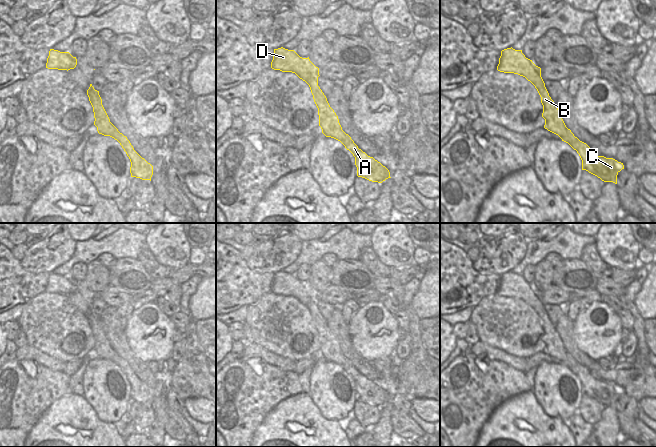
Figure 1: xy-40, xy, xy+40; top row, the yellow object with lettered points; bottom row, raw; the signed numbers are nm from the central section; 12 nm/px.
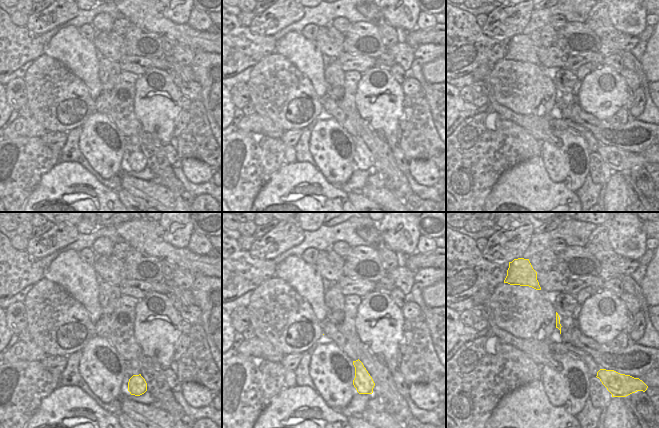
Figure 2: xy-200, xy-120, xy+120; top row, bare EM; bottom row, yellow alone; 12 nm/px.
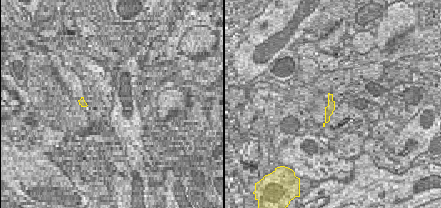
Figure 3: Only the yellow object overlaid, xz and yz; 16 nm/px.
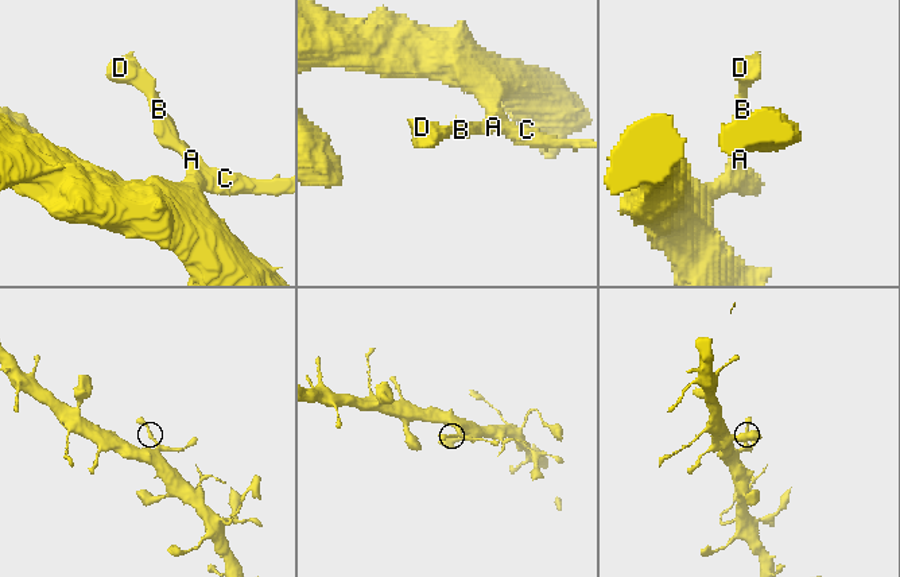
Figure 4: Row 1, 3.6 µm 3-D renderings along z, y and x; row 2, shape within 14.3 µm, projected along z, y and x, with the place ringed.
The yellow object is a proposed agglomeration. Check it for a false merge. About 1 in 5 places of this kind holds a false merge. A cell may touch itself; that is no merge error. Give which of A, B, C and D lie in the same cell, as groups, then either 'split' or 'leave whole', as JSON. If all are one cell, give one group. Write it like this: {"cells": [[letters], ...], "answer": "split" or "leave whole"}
{"cells": [["A", "B", "C", "D"]], "answer": "leave whole"}

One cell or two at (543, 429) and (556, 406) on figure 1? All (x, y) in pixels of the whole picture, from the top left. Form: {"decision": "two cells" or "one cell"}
{"decision": "two cells"}

